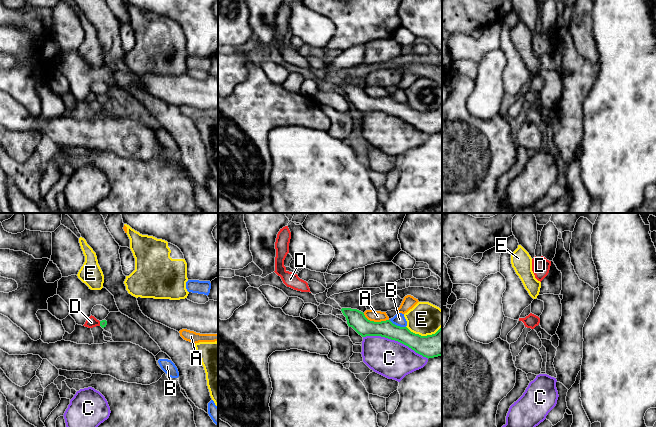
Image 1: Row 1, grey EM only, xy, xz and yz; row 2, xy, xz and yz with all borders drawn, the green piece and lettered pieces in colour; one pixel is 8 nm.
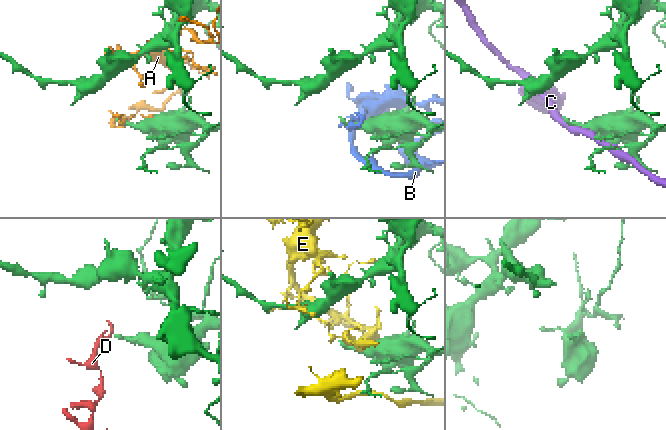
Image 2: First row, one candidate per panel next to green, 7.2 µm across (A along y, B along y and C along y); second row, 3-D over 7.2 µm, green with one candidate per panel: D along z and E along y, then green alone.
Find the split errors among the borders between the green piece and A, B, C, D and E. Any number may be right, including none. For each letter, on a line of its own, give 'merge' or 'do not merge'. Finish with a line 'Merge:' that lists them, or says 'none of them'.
A: do not merge
B: do not merge
C: do not merge
D: do not merge
E: do not merge
Merge: none of them

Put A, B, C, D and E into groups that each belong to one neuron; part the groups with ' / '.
A / B / C / D / E

